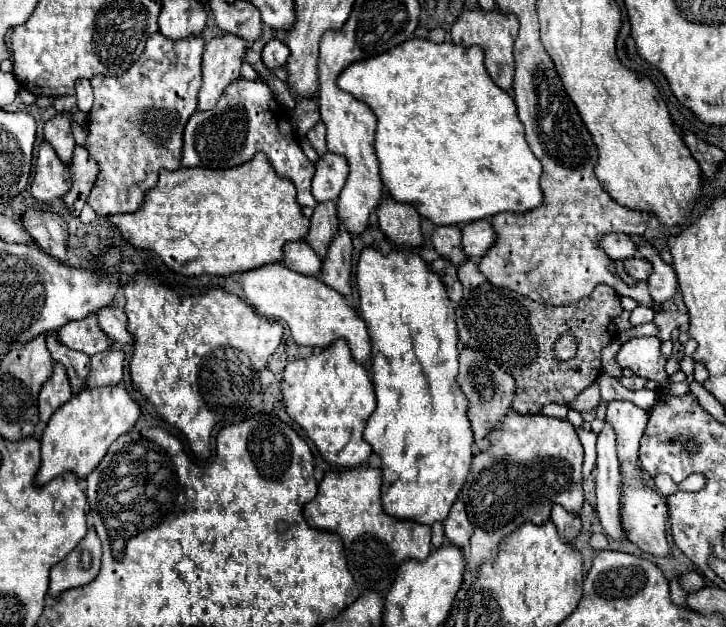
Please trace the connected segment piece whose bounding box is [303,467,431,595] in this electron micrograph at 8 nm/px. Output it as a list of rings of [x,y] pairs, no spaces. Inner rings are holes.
[[[373,467],[331,471],[319,483],[319,493],[315,499],[303,507],[303,515],[311,527],[341,535],[347,565],[361,589],[375,589],[387,595],[401,561],[423,561],[431,553],[431,527],[411,519],[395,519],[387,515],[381,507],[381,477],[381,469]]]

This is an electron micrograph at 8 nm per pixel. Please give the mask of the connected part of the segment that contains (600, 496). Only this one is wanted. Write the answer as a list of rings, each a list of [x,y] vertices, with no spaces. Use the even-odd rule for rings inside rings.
[[[605,425],[597,439],[597,469],[595,469],[597,517],[605,533],[613,539],[625,539],[619,517],[619,481],[621,473],[615,451],[615,433],[609,425]]]

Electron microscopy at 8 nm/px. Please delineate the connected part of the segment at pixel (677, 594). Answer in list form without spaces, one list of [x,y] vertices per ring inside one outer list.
[[[675,575],[671,579],[671,599],[675,605],[685,605],[685,599],[687,599],[687,593],[683,589],[679,589],[679,575]]]

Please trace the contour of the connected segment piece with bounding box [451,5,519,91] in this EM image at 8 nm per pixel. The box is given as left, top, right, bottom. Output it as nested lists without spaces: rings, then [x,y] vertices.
[[[475,5],[475,7],[463,9],[459,19],[451,27],[451,37],[453,37],[453,43],[457,43],[457,45],[483,47],[485,67],[487,67],[489,75],[501,89],[511,91],[511,85],[513,85],[513,41],[517,37],[517,29],[519,29],[519,23],[513,13],[503,13],[497,7],[493,11],[485,11],[479,5]]]

